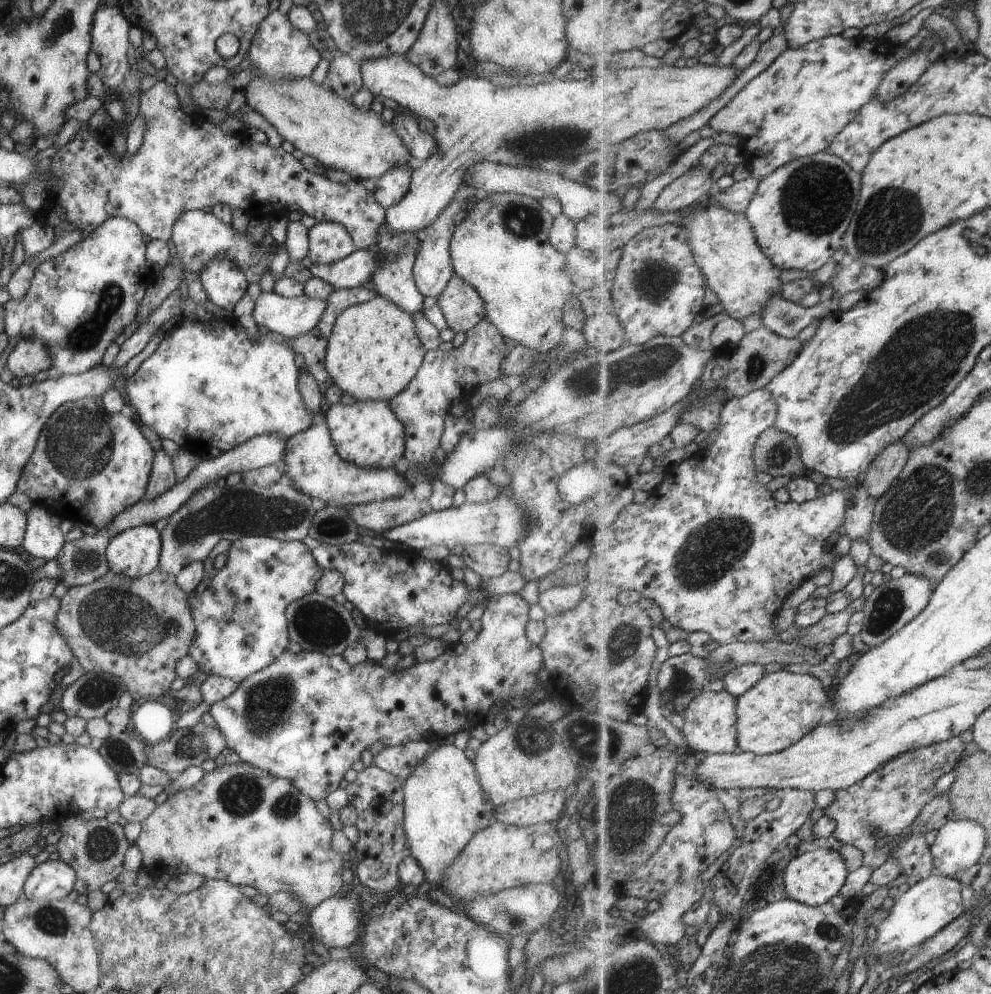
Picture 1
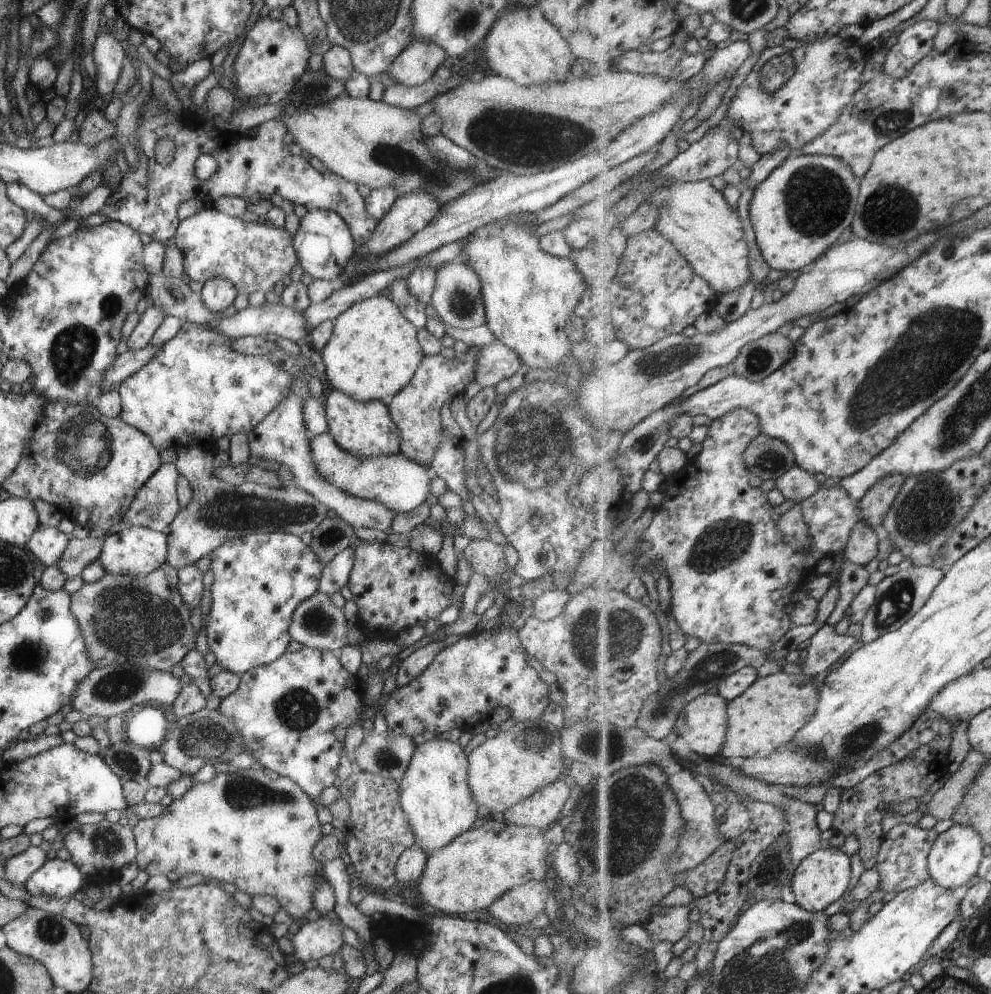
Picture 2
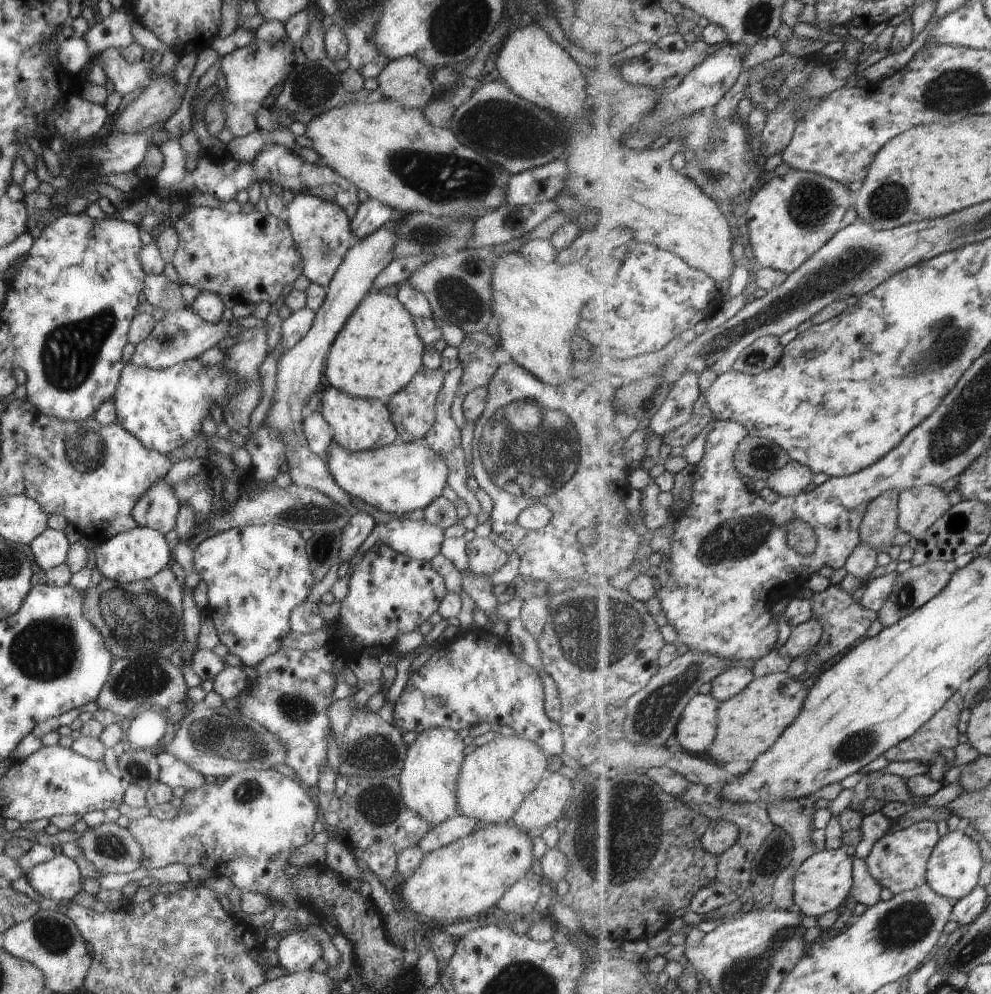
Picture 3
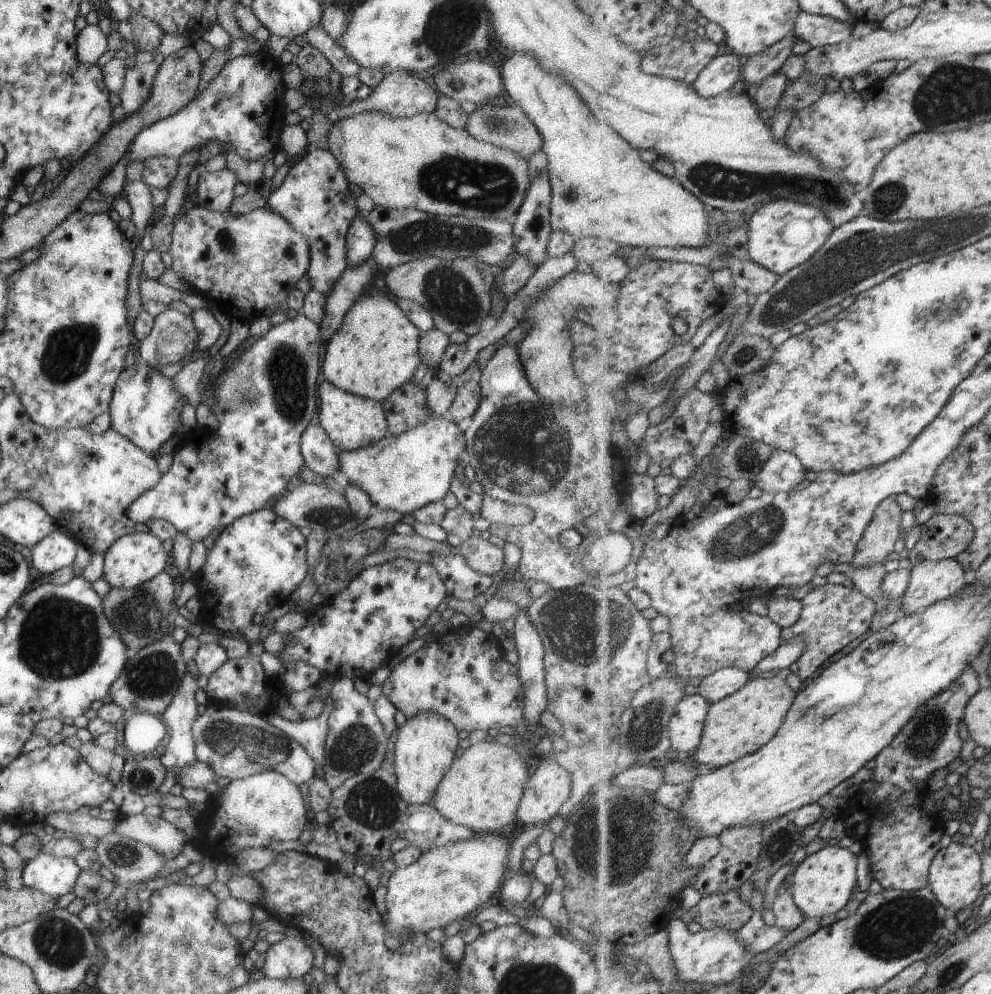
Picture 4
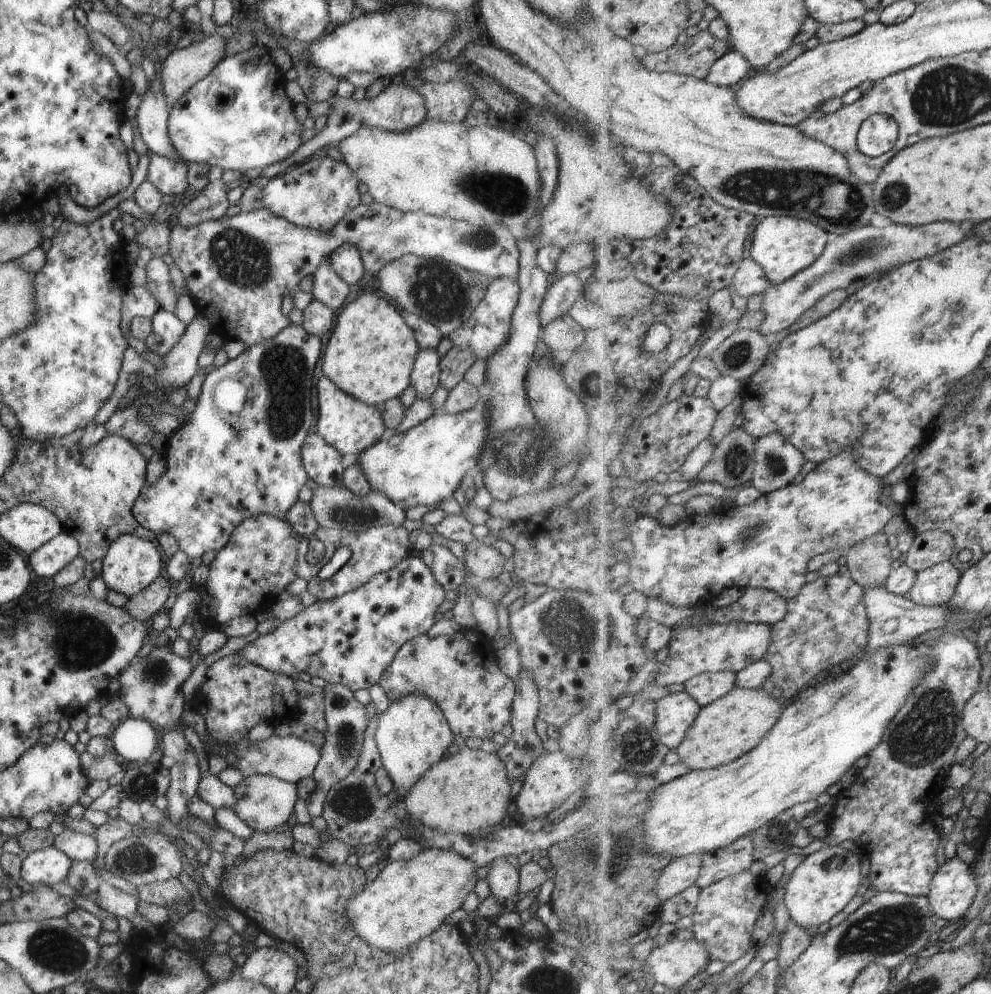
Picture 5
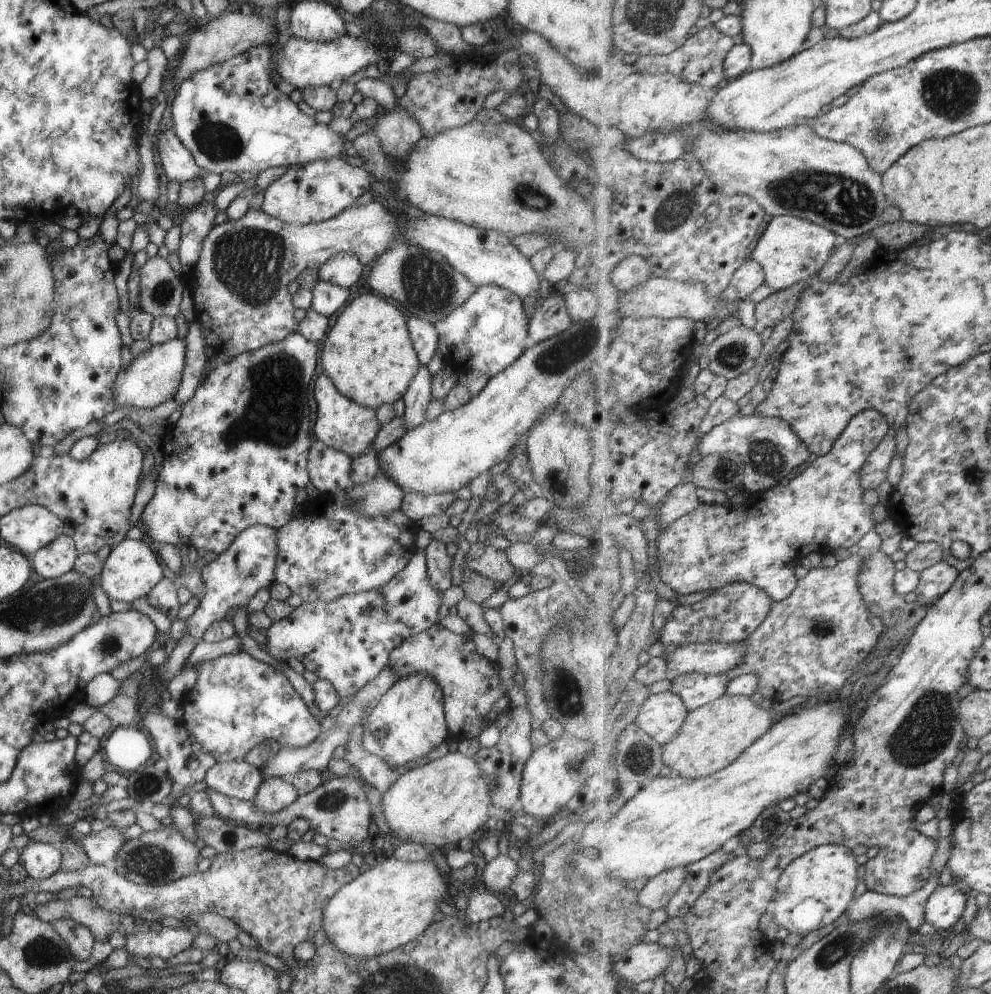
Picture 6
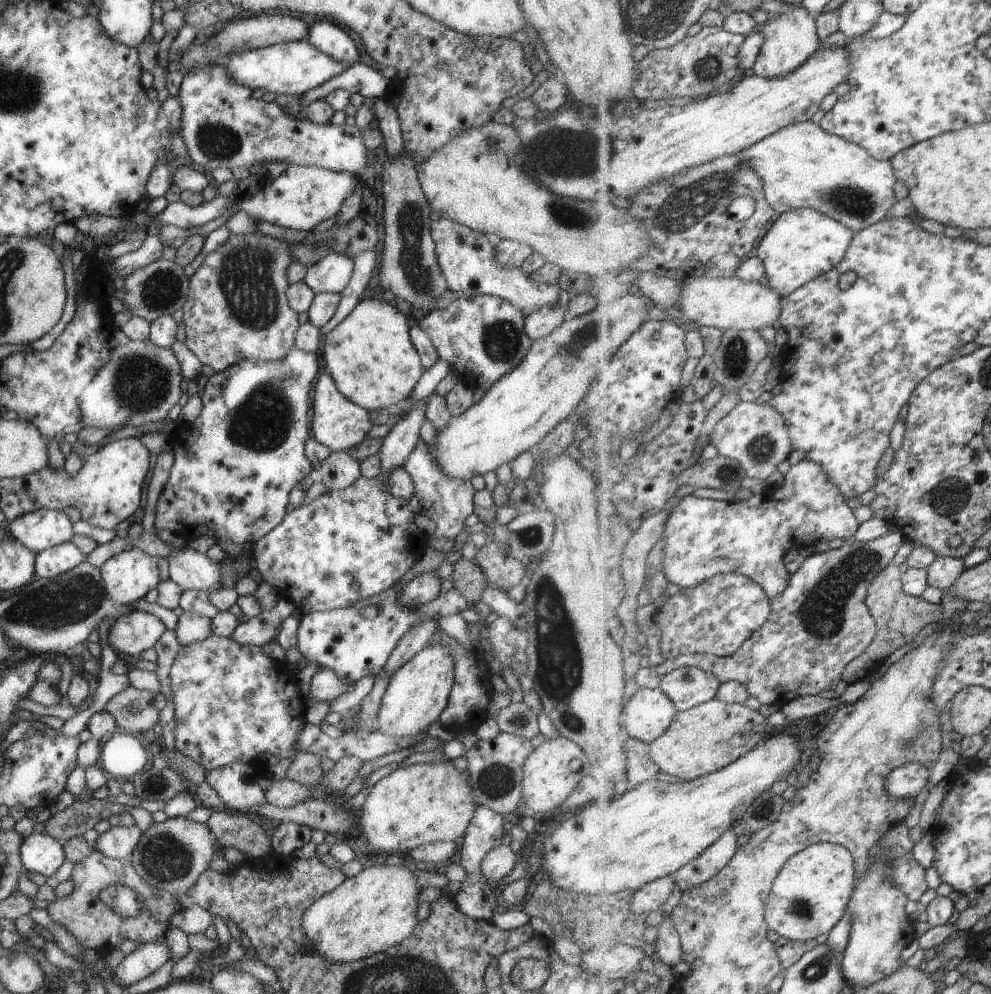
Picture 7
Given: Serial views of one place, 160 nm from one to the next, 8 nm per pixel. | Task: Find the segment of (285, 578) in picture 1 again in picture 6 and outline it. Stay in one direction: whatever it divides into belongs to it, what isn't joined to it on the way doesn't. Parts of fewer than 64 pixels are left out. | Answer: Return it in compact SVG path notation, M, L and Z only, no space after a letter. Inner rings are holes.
M251 525L235 535L231 544L215 560L202 567L200 575L205 592L196 610L185 620L188 628L184 635L201 640L212 622L223 619L227 612L234 613L246 606L259 588L268 589L274 583L276 552L276 532L271 527Z

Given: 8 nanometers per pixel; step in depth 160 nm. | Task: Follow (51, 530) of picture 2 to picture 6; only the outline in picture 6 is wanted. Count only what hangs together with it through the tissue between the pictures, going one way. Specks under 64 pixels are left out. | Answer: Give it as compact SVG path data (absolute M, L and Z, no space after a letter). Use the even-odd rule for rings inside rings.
M60 534L29 556L30 566L43 578L58 577L72 569L75 557L74 542Z

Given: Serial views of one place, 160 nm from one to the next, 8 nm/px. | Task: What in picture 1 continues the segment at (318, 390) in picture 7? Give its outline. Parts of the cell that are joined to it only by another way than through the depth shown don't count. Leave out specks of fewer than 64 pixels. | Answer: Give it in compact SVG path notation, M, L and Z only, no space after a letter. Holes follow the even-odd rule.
M358 399L353 404L341 403L328 406L324 420L337 454L345 462L363 467L393 469L401 464L404 451L405 430L403 424L389 408L388 401Z

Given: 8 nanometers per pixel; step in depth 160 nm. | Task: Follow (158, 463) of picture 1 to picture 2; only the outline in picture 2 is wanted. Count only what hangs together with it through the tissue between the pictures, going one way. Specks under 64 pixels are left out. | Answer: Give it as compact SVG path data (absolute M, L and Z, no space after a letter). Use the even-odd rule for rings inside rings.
M161 463L135 493L120 521L112 526L111 532L133 525L154 531L163 530L180 509L176 499L177 475L178 470L173 463ZM107 532L105 535L101 537L85 537L84 539L70 539L67 541L65 548L63 549L62 555L59 556L57 562L53 563L52 565L58 570L61 571L66 578L69 577L77 577L81 569L91 560L98 556L100 553L100 548L102 547L103 538L107 536Z

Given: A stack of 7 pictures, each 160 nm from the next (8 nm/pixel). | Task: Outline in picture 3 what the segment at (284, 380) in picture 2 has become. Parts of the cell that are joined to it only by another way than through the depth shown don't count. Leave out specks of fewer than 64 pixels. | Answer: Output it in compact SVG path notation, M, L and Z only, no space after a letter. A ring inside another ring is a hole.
M197 357L160 369L126 362L111 398L116 410L113 423L130 432L145 448L165 455L201 432L201 420L209 414L211 404L221 407L228 397L243 393L239 384L235 375L222 369L221 362L204 366Z

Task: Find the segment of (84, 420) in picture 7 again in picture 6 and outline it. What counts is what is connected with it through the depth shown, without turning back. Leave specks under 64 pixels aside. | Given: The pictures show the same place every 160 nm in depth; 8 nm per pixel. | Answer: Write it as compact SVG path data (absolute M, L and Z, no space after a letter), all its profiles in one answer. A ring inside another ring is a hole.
M175 337L169 342L151 345L137 358L134 358L125 369L117 374L112 385L112 401L119 406L133 406L133 408L153 408L166 400L174 398L184 369L186 355L185 341Z

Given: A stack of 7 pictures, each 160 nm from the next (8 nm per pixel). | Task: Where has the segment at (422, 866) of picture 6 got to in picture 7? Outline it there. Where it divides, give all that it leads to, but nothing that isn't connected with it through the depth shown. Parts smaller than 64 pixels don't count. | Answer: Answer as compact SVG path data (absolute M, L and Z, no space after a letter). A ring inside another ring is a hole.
M396 860L365 867L307 906L299 926L311 952L321 960L331 964L356 962L384 952L409 936L417 923L415 911L419 891L413 872Z

